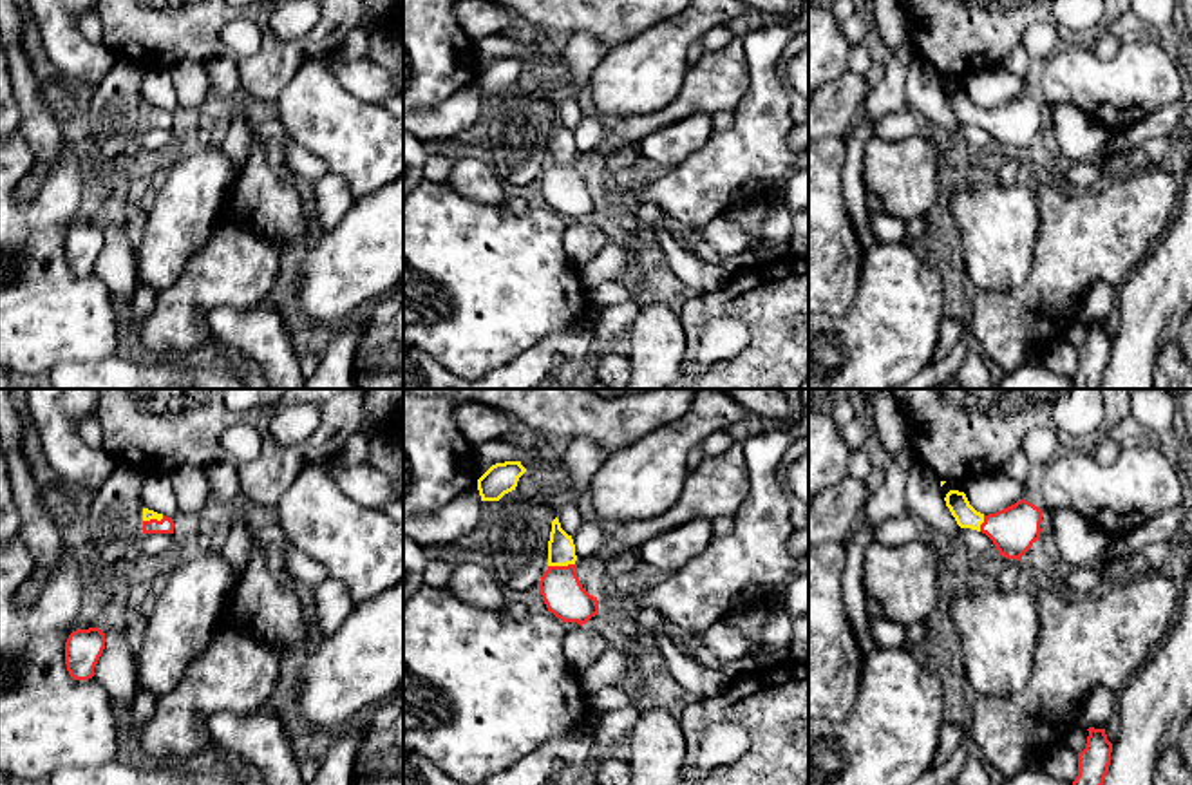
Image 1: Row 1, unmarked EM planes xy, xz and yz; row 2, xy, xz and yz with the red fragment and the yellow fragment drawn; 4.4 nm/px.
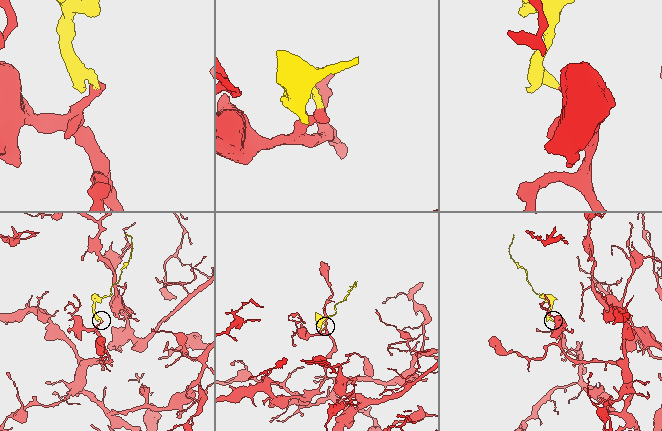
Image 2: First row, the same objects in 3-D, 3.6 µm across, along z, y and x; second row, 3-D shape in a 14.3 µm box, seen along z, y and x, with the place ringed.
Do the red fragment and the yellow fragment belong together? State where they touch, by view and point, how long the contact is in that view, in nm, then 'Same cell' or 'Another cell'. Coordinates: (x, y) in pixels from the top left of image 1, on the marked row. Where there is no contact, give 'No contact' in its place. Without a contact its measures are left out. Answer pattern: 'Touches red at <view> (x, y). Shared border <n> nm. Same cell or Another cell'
Touches red at xz (561, 567). Shared border 120 nm. Same cell

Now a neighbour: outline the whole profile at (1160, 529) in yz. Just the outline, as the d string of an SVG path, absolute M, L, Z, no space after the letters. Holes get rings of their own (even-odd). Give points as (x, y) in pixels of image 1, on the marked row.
M1167 510L1165 514L1136 526L1121 541L1109 539L1100 550L1098 561L1116 559L1125 561L1140 553L1141 548L1154 543L1170 543L1178 528L1181 528L1181 510Z

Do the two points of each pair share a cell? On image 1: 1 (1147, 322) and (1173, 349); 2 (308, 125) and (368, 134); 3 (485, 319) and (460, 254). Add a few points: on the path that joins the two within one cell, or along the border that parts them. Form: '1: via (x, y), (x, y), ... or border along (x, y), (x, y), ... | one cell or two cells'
1: border along (1173, 339), (1160, 351), (1153, 369) | two cells
2: via (322, 125), (335, 125), (353, 134) | one cell
3: via (476, 302), (474, 288), (460, 270) | one cell

